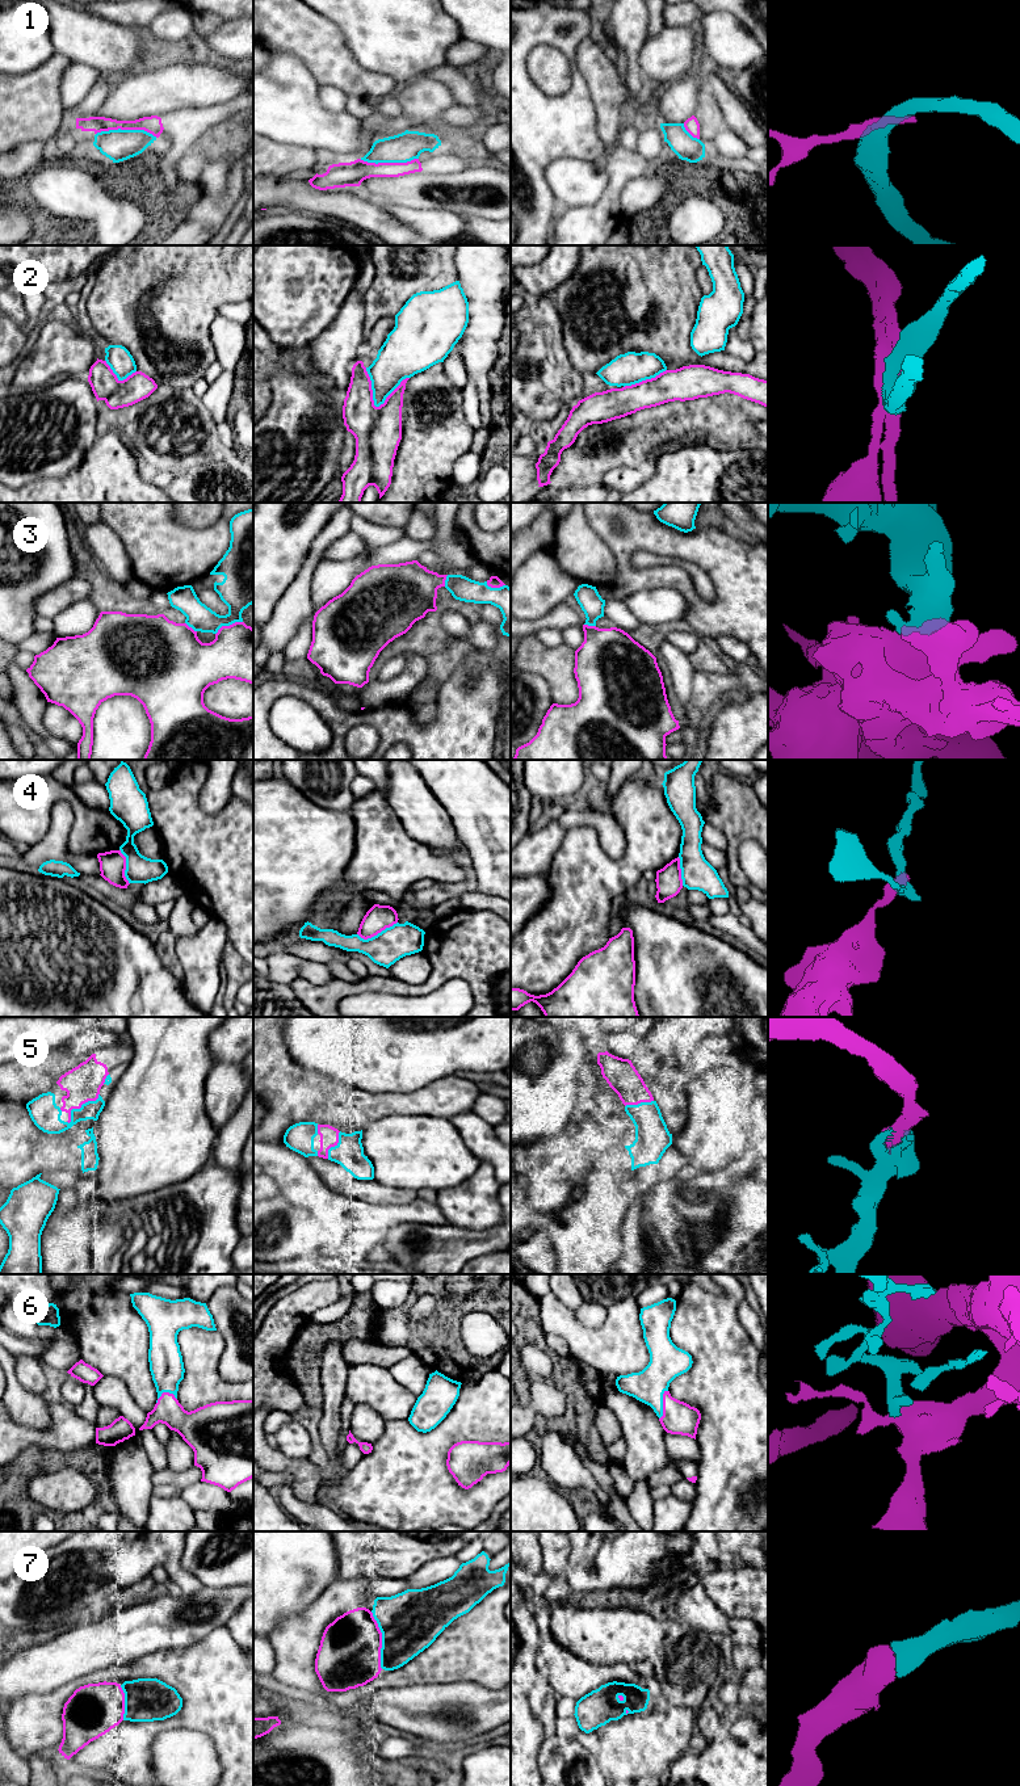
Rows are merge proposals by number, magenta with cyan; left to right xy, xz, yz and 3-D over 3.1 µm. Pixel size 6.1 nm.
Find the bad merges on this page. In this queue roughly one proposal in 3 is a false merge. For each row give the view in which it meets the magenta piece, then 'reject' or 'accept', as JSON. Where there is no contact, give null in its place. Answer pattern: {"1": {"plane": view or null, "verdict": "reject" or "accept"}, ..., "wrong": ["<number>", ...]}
{"1": {"plane": "xy", "verdict": "reject"}, "2": {"plane": "xz", "verdict": "accept"}, "3": {"plane": "xy", "verdict": "accept"}, "4": {"plane": "xz", "verdict": "reject"}, "5": {"plane": "xy", "verdict": "accept"}, "6": {"plane": "yz", "verdict": "accept"}, "7": {"plane": "xz", "verdict": "accept"}, "wrong": ["1", "4"]}

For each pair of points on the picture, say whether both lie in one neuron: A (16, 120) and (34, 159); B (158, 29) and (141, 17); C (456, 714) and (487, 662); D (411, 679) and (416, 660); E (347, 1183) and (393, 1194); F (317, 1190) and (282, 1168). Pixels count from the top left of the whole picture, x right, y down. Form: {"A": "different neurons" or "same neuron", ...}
{"A": "different neurons", "B": "different neurons", "C": "same neuron", "D": "same neuron", "E": "same neuron", "F": "same neuron"}

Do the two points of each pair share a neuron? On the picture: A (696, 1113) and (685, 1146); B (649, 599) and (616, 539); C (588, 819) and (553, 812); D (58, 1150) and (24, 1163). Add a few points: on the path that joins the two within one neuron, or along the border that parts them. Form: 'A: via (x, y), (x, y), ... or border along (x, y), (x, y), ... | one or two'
A: via (695, 1121), (693, 1129), (687, 1138) | one
B: border along (674, 589), (643, 588), (628, 595), (622, 600) | two
C: border along (567, 803), (557, 819) | two
D: via (50, 1151), (34, 1152), (32, 1155) | one

